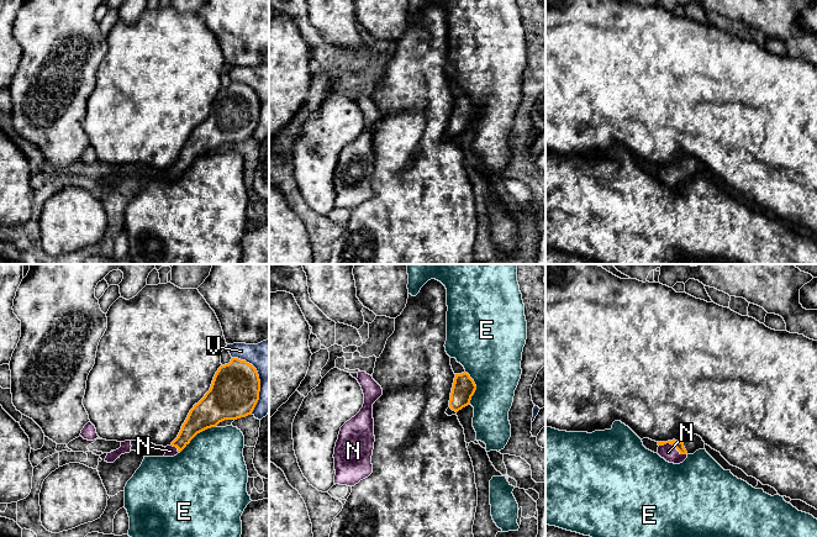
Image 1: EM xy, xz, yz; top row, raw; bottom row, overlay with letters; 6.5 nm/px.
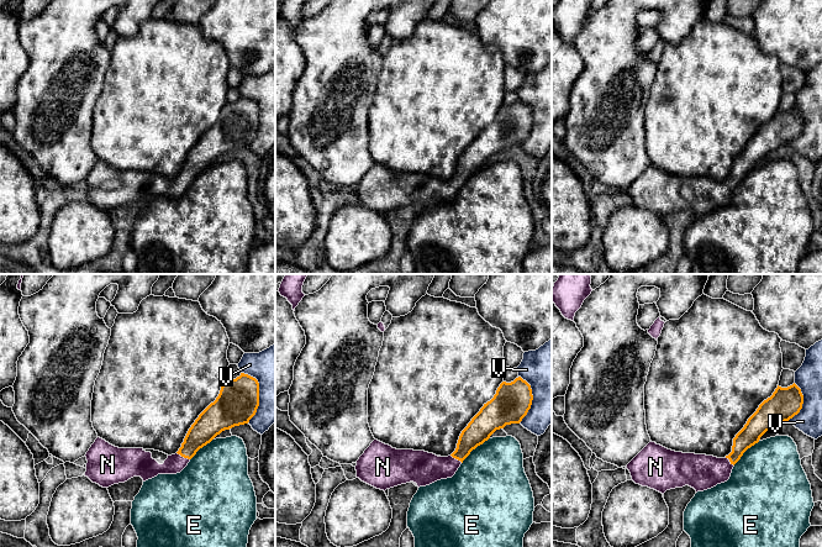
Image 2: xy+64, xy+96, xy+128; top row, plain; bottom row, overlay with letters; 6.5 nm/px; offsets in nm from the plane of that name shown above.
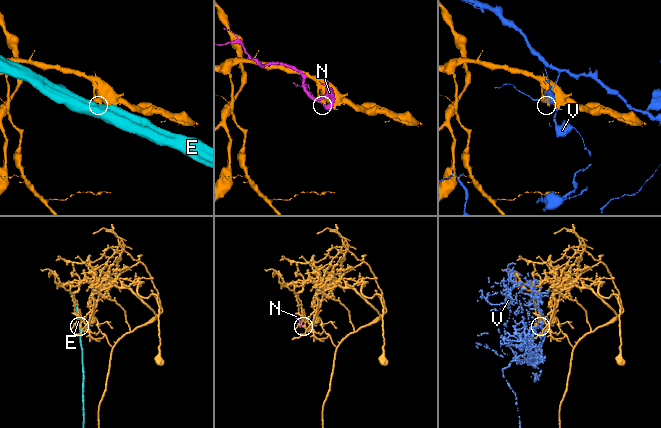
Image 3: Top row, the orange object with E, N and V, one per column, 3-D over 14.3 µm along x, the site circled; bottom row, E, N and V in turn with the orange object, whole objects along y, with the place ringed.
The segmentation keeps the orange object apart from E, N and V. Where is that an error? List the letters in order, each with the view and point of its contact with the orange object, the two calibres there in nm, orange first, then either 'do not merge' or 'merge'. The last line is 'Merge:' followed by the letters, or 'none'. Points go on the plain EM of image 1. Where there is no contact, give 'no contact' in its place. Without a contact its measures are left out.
E: xy (196, 157) | 220/440 nm | do not merge
N: yz (673, 168) | 60/100 nm | merge
V: xy (259, 104) | 320/220 nm | do not merge
Merge: N

